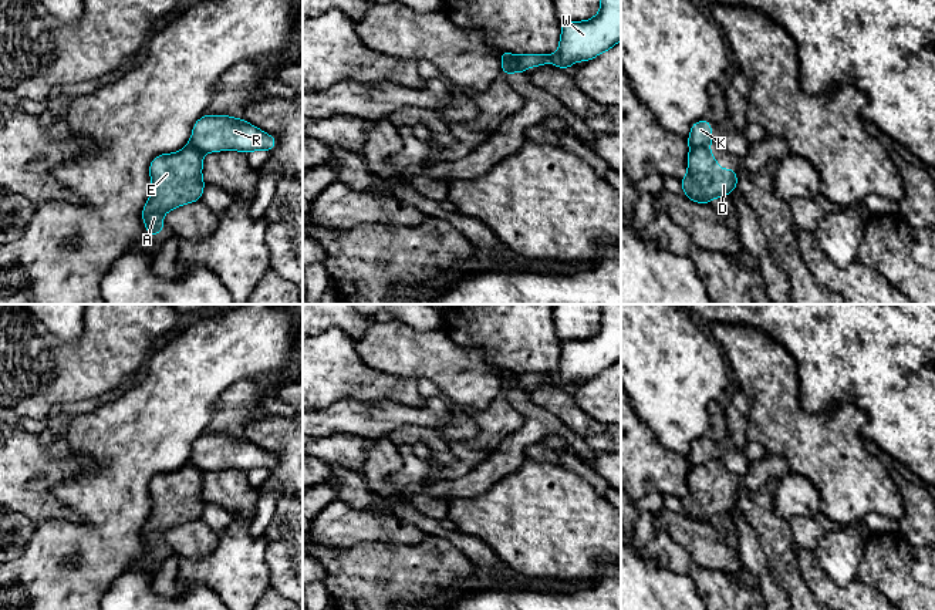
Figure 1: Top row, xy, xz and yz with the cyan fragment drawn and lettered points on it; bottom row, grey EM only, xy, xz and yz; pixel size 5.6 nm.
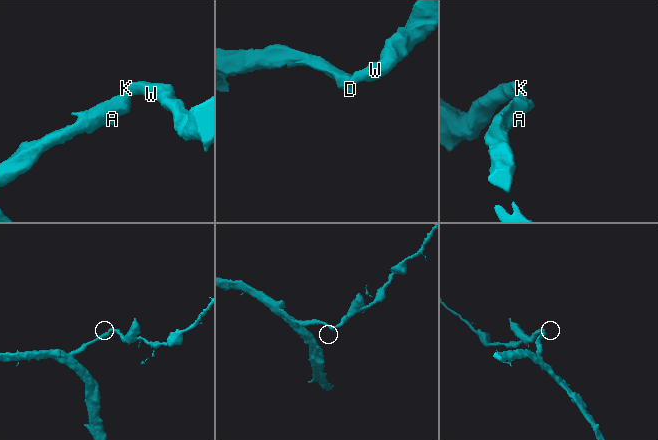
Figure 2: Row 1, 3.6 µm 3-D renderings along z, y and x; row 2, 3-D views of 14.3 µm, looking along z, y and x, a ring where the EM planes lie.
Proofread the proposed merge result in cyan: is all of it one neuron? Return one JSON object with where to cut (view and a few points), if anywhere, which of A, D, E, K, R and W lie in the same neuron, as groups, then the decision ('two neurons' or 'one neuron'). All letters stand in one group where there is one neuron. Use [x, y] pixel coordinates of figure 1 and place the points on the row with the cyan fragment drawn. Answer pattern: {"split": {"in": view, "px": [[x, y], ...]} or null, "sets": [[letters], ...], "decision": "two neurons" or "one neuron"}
{"split": {"in": "xz", "px": [[513, 56], [522, 71]]}, "sets": [["A", "D", "E"], ["K", "R", "W"]], "decision": "two neurons"}

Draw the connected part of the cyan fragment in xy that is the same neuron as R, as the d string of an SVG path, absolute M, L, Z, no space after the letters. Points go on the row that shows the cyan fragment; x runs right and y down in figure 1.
M203 115L193 125L189 145L202 152L234 149L249 154L252 151L271 151L276 138L253 127L244 119L227 115Z

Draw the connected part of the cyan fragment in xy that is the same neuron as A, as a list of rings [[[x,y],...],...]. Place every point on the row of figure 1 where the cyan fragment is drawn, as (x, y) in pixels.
[[[185,146],[175,154],[158,155],[149,165],[152,192],[142,210],[146,232],[156,236],[163,230],[162,218],[173,208],[200,200],[203,152]]]

